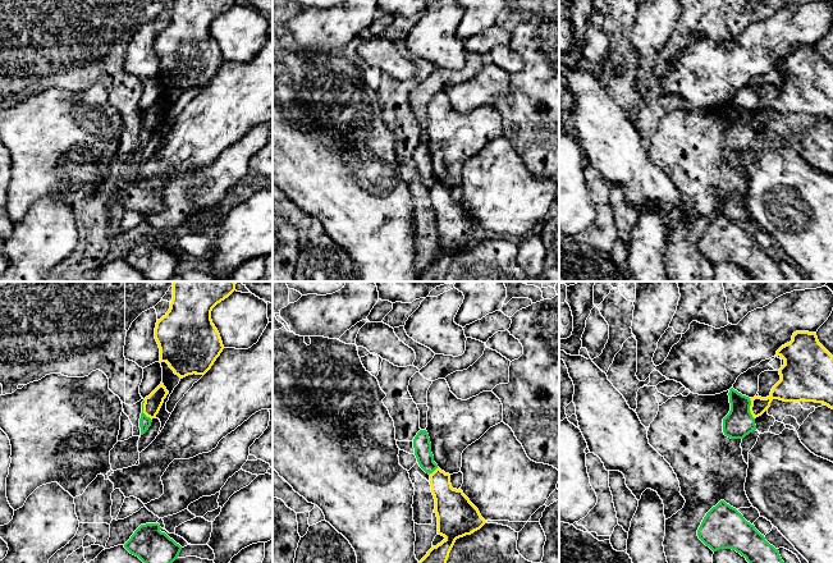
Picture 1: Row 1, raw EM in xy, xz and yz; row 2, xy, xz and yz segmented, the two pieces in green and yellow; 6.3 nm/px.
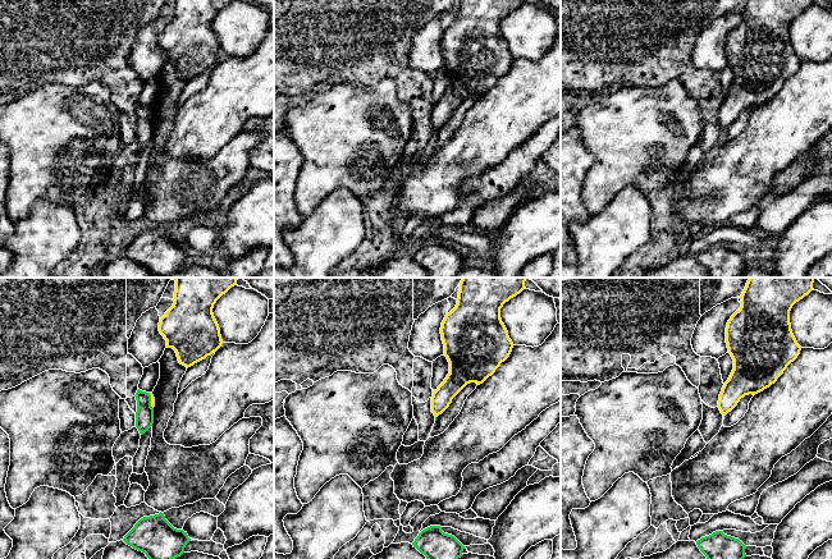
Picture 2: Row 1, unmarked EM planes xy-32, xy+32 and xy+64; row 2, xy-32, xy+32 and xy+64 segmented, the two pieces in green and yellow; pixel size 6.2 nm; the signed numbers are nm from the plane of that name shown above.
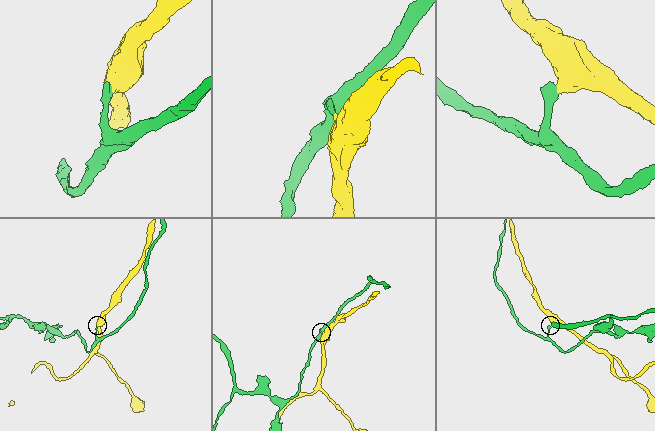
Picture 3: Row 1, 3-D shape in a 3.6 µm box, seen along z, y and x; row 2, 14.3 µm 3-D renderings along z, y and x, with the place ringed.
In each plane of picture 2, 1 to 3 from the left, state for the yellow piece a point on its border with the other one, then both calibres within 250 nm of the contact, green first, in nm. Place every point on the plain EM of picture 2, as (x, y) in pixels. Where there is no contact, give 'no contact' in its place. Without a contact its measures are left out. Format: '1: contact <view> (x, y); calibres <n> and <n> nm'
1: contact xy-32 (150, 114); calibres 110 and 30 nm
2: no contact
3: no contact

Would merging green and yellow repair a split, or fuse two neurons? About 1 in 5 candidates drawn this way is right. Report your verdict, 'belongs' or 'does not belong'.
does not belong

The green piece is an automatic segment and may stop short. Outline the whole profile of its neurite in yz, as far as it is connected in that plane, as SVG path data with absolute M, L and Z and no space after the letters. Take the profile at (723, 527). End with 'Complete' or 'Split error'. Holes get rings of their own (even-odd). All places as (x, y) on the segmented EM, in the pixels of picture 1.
M724 500L706 513L697 536L713 551L732 549L745 557L749 563L784 563L778 549Z. Complete

